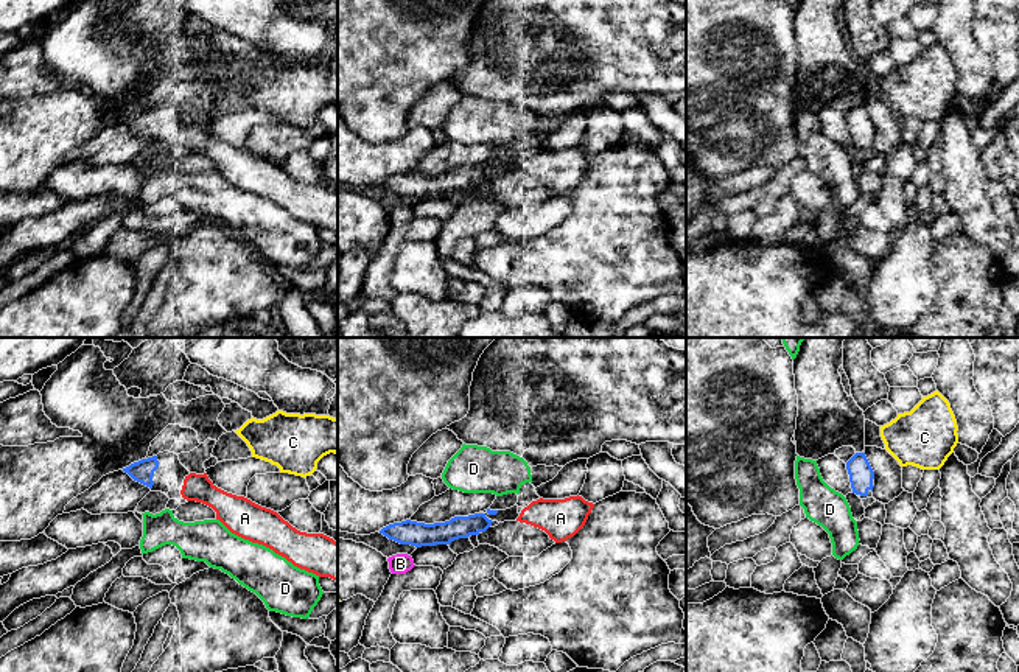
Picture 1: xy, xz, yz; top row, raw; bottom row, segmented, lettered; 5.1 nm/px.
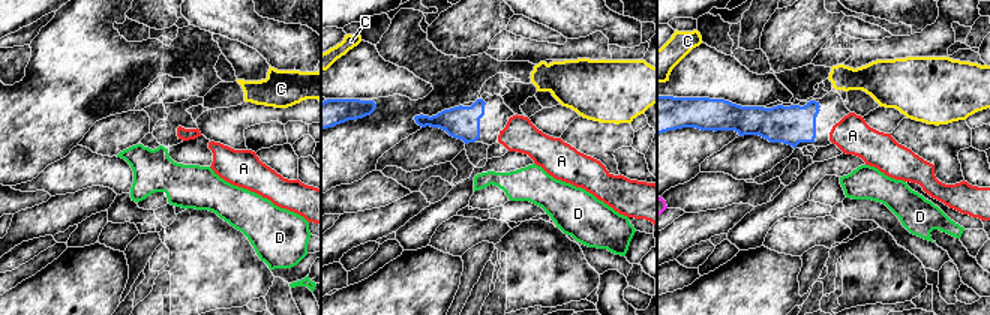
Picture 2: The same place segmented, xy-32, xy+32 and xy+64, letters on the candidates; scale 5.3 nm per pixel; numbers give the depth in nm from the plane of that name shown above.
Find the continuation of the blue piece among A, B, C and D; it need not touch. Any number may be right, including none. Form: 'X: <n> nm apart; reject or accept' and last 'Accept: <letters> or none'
A: 110 nm apart; accept
B: 50 nm apart; reject
C: 110 nm apart; reject
D: 50 nm apart; reject
Accept: A

